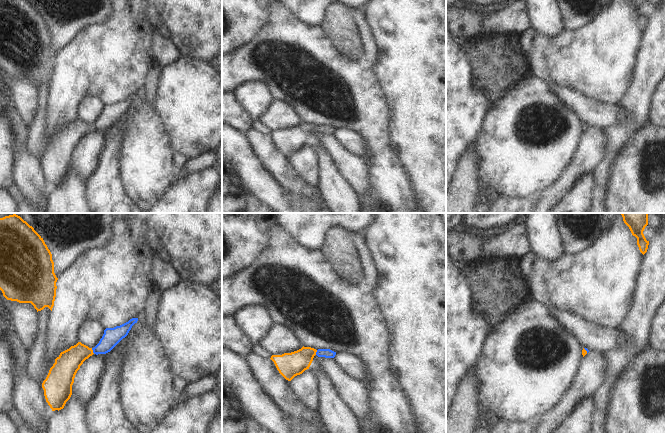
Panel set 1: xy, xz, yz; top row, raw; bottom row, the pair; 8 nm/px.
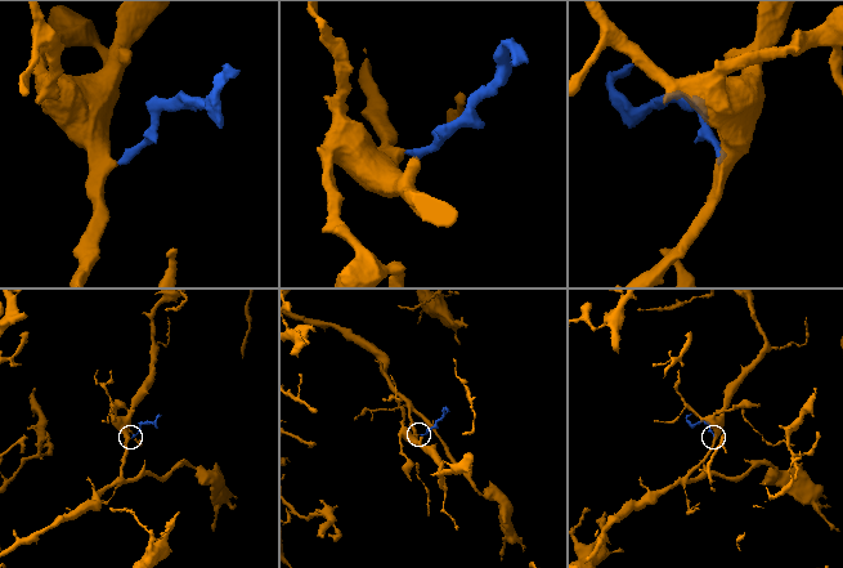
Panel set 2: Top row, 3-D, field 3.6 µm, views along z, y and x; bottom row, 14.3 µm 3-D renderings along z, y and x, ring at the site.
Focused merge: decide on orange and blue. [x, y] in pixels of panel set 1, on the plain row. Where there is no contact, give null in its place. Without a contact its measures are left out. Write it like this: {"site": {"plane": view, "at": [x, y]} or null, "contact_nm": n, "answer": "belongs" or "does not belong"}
{"site": {"plane": "xy", "at": [92, 127]}, "contact_nm": 50, "answer": "belongs"}

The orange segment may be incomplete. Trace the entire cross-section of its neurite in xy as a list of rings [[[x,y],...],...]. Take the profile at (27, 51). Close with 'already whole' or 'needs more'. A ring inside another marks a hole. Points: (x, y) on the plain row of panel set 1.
[[[0,0],[0,66],[7,76],[31,79],[38,87],[48,83],[51,87],[56,73],[56,58],[52,30],[43,14],[29,0]]] | already whole

